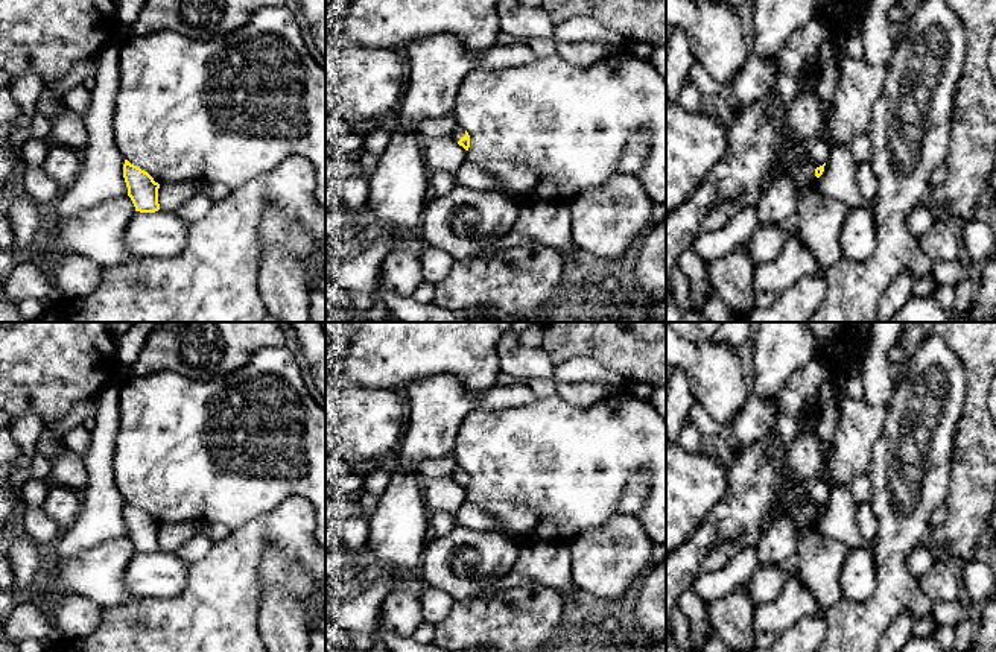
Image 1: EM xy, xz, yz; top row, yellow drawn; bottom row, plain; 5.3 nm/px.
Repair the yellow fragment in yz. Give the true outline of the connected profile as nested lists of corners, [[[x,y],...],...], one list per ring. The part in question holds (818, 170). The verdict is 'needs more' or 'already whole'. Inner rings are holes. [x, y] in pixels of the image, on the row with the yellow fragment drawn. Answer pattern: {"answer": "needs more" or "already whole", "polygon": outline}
{"answer": "needs more", "polygon": [[[812,140],[809,143],[809,158],[817,166],[815,176],[820,178],[824,172],[826,161],[829,158],[829,144],[821,140]]]}

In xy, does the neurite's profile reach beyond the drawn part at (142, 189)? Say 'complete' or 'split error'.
complete

